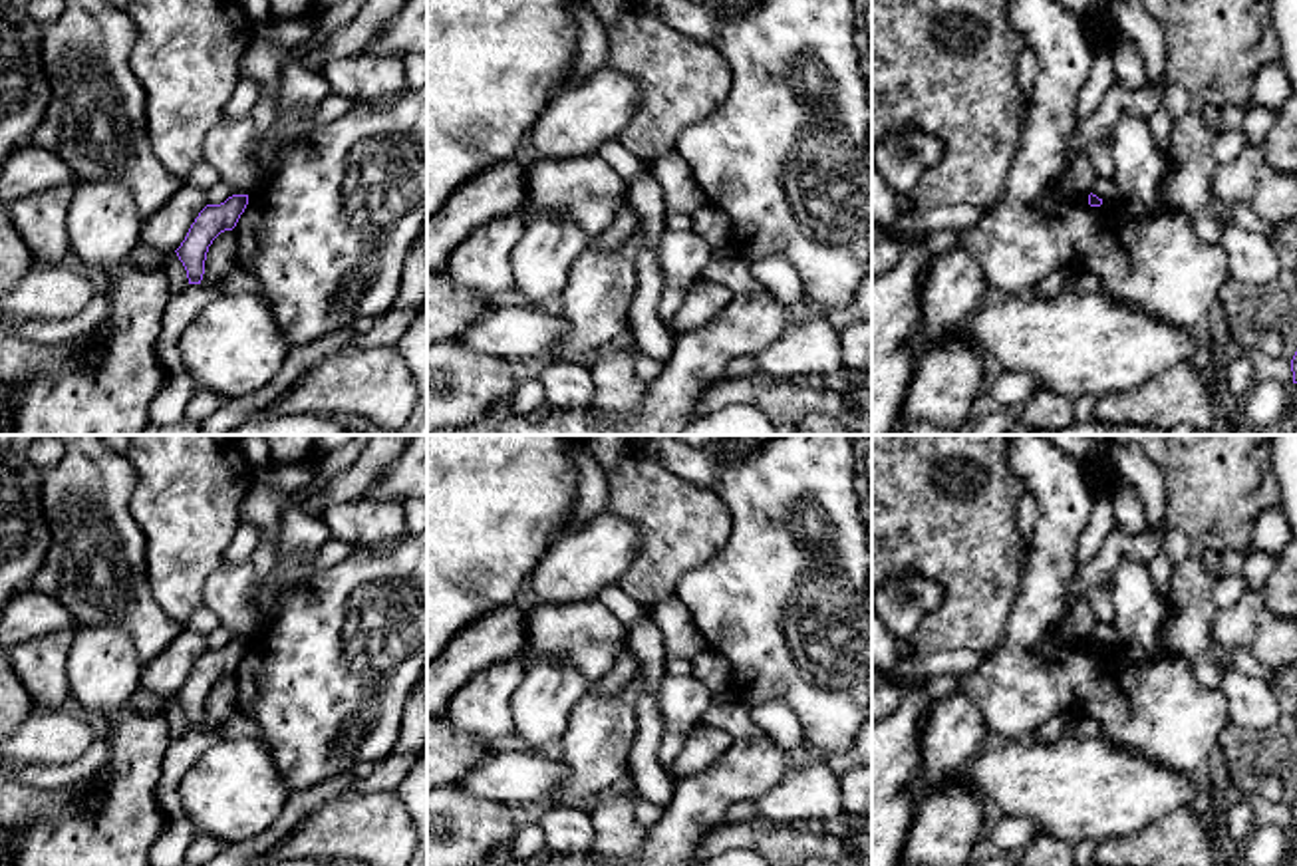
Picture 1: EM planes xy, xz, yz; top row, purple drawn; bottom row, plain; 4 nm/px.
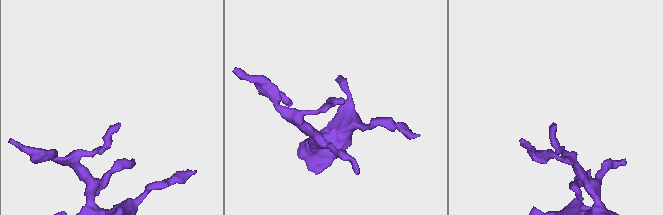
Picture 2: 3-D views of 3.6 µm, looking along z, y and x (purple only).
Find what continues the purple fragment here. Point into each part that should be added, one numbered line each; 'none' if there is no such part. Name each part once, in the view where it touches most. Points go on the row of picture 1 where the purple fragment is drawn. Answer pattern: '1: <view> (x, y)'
none

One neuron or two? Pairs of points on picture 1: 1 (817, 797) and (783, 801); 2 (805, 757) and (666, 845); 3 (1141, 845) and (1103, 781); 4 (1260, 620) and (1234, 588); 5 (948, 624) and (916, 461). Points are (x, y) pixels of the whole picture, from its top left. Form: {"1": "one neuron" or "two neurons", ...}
{"1": "one neuron", "2": "one neuron", "3": "two neurons", "4": "two neurons", "5": "one neuron"}

